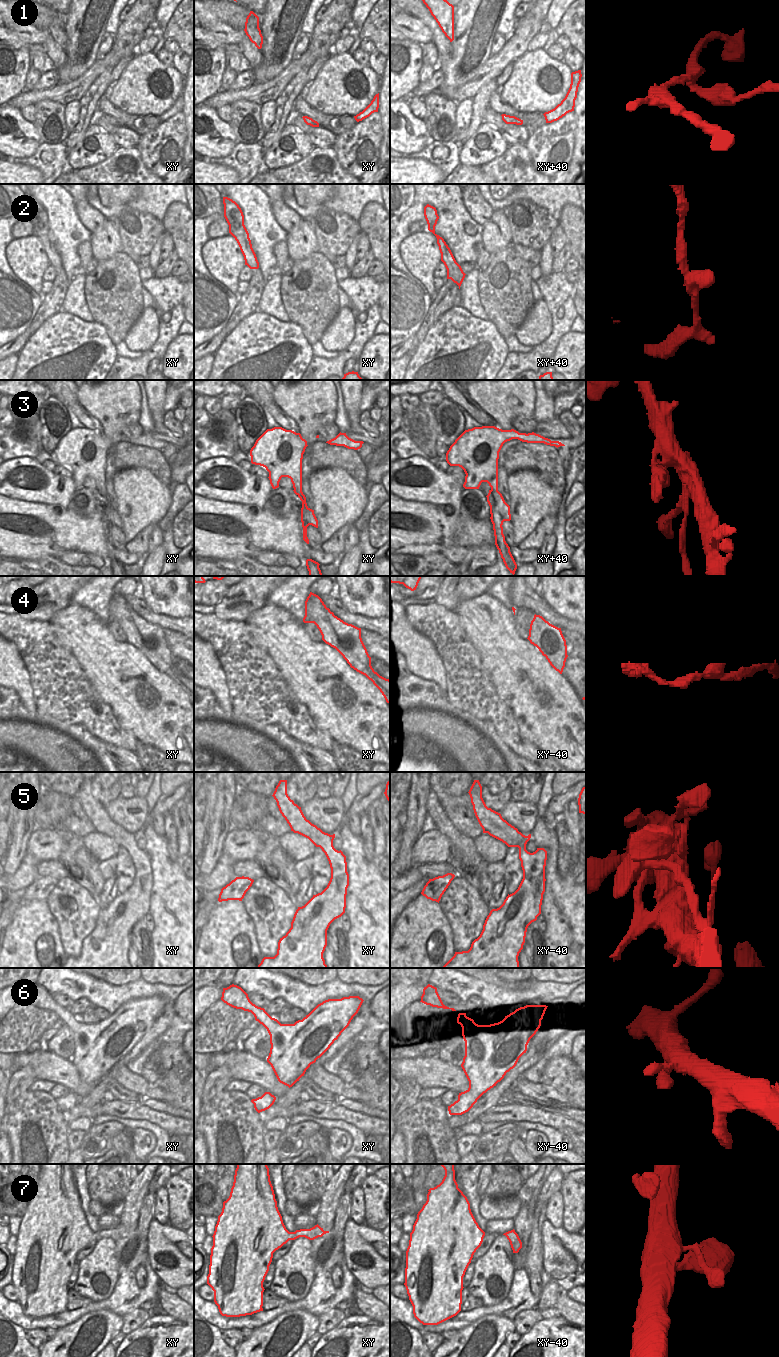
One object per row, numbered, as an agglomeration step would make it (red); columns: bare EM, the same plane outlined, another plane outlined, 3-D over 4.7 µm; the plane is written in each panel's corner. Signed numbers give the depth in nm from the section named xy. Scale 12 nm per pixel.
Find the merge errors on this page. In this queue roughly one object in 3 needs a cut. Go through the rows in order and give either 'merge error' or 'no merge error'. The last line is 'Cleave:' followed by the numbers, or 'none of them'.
1: no merge error
2: no merge error
3: merge error
4: no merge error
5: no merge error
6: no merge error
7: no merge error
Cleave: 3

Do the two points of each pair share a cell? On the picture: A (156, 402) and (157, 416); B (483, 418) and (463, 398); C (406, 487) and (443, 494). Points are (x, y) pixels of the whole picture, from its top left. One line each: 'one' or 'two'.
A: one
B: one
C: one

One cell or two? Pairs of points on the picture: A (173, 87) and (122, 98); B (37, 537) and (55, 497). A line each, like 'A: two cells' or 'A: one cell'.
A: one cell
B: two cells

